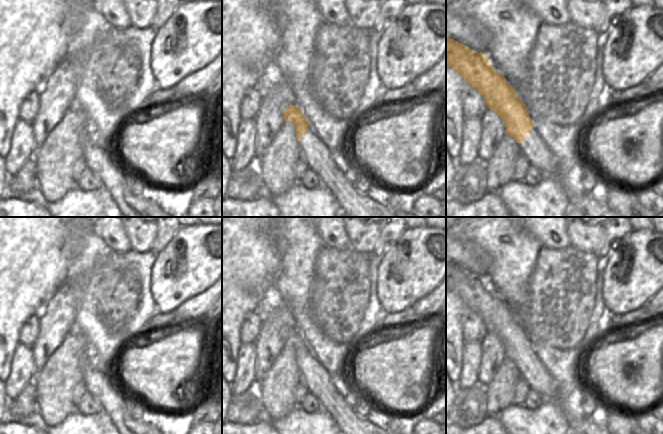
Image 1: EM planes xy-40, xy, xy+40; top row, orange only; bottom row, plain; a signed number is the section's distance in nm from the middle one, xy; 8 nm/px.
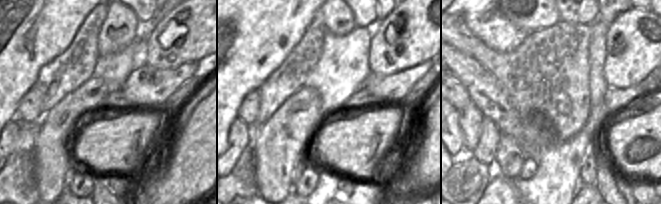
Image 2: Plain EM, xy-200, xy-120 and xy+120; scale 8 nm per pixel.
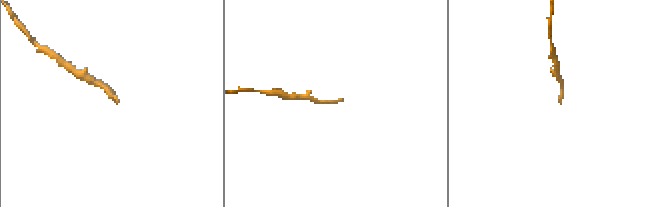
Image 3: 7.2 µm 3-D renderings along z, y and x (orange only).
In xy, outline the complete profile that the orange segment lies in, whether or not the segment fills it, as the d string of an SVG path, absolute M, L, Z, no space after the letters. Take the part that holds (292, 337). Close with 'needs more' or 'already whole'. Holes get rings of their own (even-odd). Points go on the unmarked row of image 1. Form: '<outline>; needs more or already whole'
M289 329L286 332L284 345L294 348L300 377L304 380L308 393L311 393L320 402L322 409L332 416L343 434L390 434L366 419L361 419L354 412L297 329Z; needs more

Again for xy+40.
M446 261L446 289L455 293L467 308L477 313L482 318L486 331L493 333L502 342L506 357L516 364L520 377L530 386L530 391L535 391L544 403L557 403L561 406L558 384L535 354L523 325L504 300L490 288L488 280Z; needs more

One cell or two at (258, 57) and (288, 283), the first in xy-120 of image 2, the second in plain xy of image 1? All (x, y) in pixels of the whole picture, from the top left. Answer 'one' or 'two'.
two

